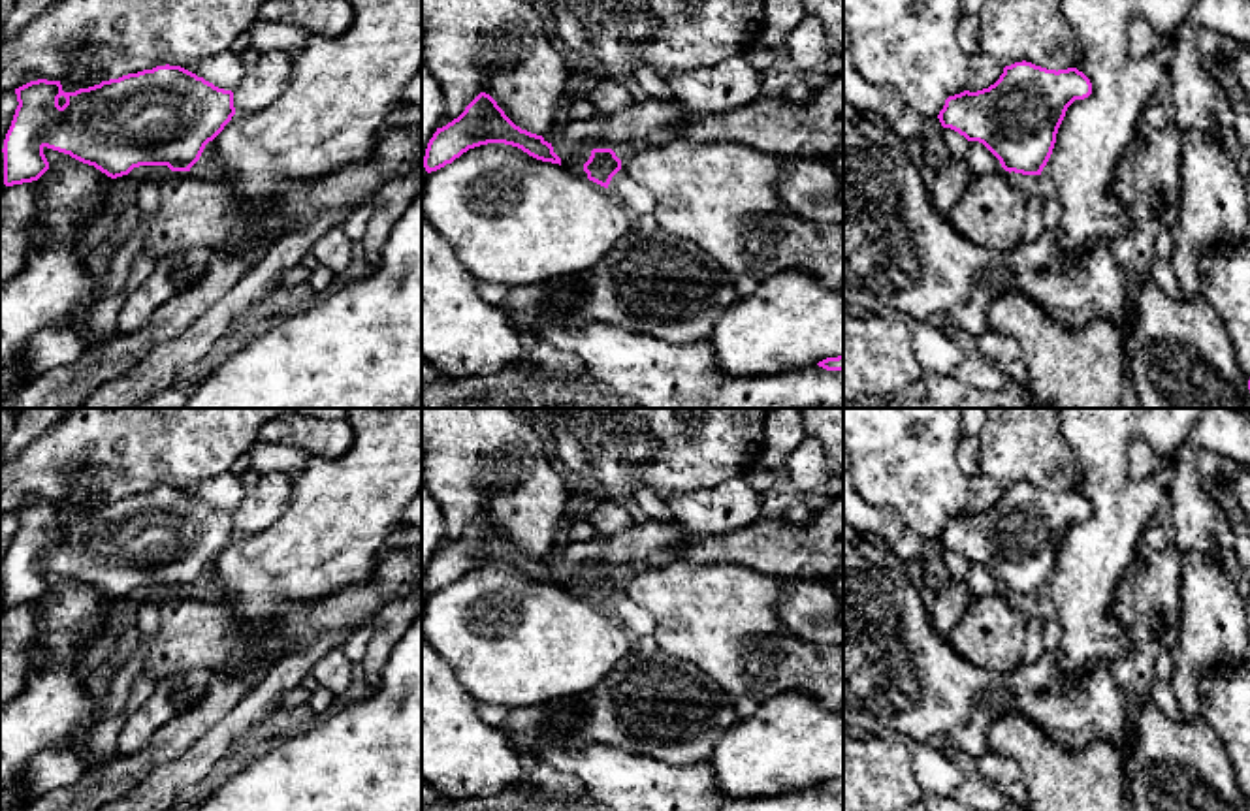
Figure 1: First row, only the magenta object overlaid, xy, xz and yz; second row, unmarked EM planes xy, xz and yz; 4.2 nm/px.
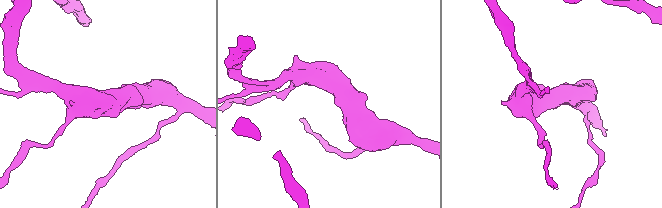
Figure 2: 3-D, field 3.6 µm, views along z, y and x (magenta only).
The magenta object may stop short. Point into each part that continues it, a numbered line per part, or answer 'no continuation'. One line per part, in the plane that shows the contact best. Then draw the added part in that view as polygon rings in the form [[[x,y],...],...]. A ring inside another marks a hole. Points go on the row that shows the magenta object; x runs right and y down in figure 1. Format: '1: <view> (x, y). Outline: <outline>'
no continuation

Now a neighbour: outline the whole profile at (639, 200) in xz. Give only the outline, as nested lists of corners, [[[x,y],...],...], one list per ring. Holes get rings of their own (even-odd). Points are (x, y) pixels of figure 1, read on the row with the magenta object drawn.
[[[623,169],[612,177],[608,190],[634,218],[655,211],[655,196],[633,181]]]

